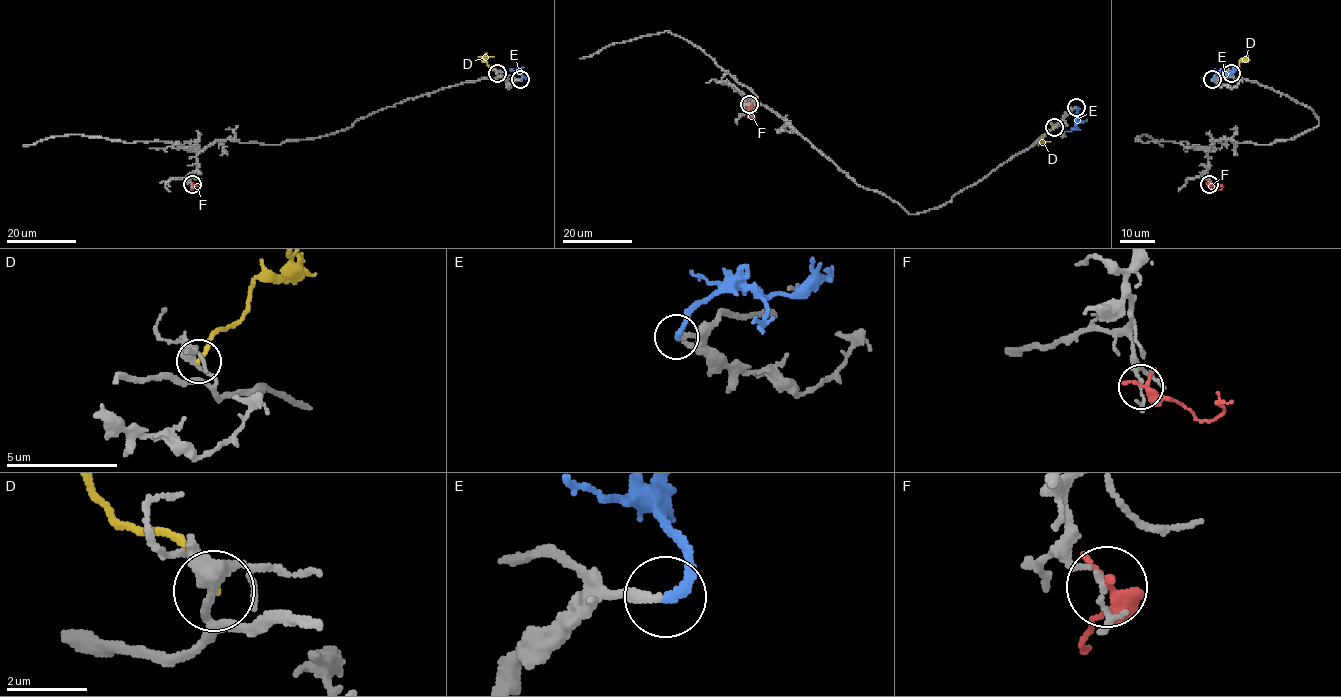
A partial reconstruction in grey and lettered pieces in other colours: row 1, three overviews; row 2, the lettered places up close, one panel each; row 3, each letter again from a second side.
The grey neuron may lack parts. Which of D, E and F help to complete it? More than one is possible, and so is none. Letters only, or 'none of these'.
E

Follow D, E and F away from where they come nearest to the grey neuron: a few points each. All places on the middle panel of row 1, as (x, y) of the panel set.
D: (1054, 127), (1041, 139), (1050, 141)
E: (1077, 107), (1075, 125), (1066, 131)
F: (749, 105), (747, 115), (755, 118)

